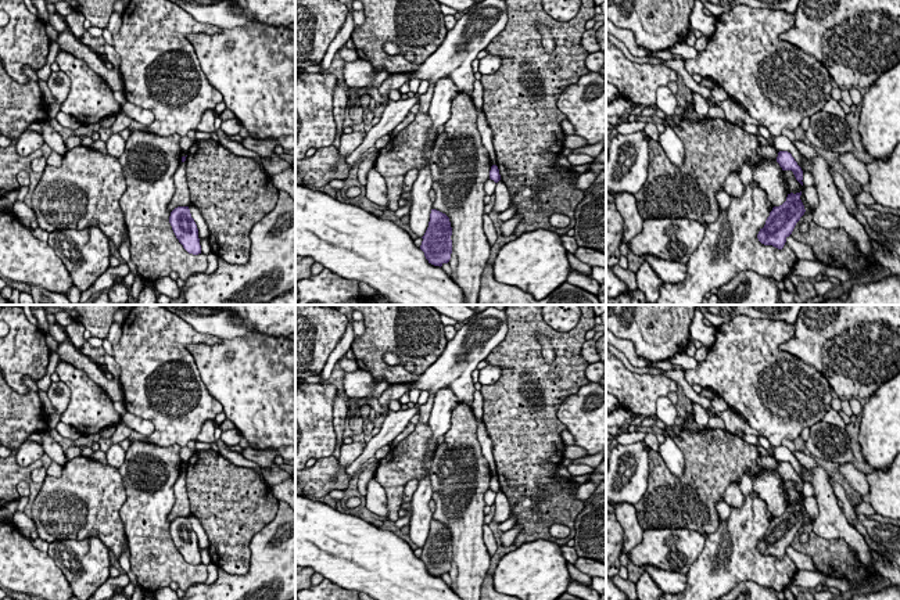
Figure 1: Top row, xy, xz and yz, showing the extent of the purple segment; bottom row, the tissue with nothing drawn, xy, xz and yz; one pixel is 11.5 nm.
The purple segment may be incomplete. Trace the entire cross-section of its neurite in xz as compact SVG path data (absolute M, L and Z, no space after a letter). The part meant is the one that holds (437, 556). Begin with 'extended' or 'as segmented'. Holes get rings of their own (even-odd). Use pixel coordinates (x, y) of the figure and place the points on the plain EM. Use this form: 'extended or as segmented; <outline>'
as segmented; M431 520L429 538L422 547L423 552L420 556L429 574L441 578L449 572L452 564L451 546L449 528L437 520Z

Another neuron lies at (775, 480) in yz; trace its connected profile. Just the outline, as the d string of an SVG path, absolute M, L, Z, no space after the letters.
M763 471L753 478L753 489L767 504L772 517L779 517L786 511L788 502L782 488L782 478L777 471Z

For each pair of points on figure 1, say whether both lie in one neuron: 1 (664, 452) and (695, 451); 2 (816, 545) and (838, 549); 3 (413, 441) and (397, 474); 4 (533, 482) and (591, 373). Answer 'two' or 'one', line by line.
1: two
2: one
3: one
4: two

